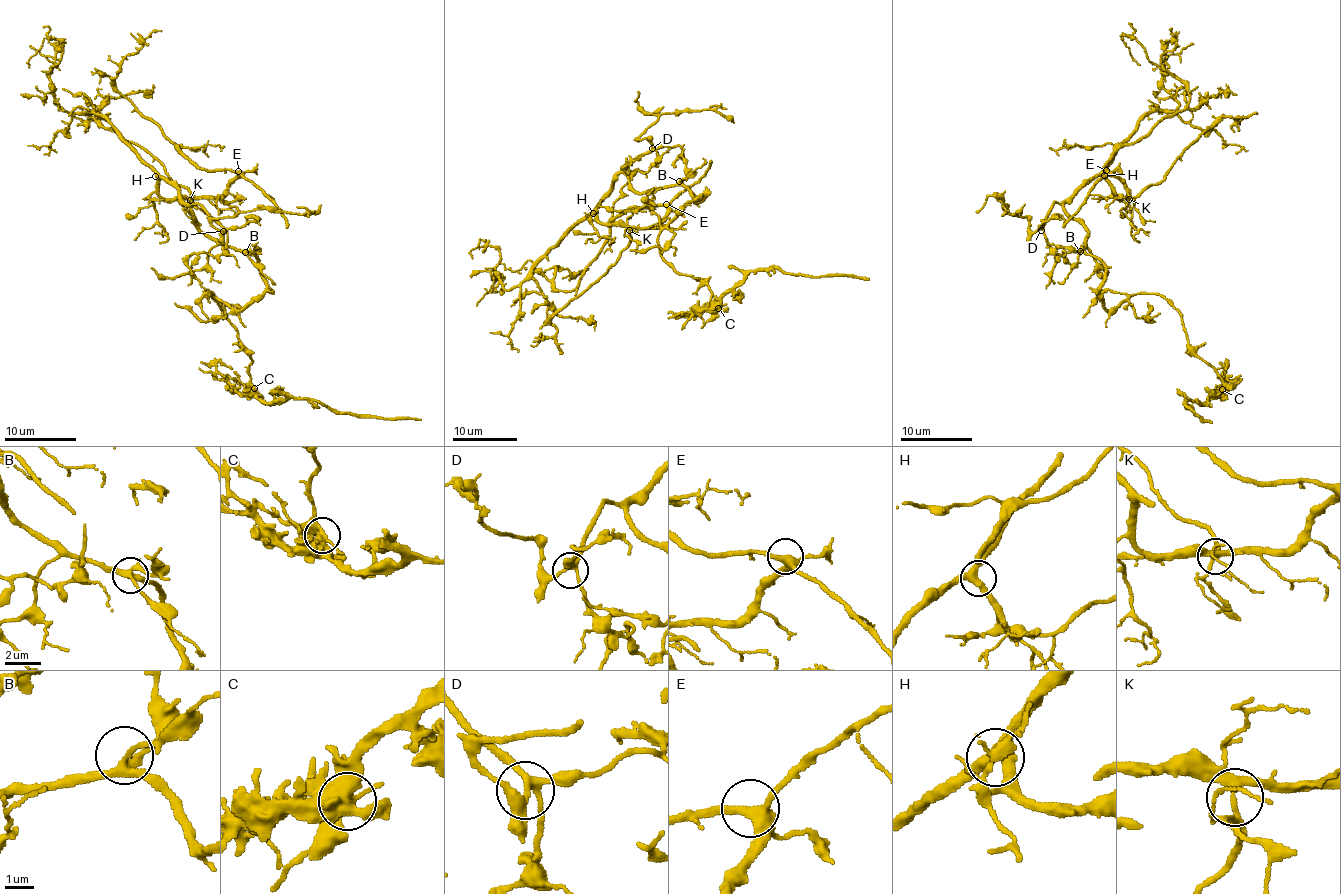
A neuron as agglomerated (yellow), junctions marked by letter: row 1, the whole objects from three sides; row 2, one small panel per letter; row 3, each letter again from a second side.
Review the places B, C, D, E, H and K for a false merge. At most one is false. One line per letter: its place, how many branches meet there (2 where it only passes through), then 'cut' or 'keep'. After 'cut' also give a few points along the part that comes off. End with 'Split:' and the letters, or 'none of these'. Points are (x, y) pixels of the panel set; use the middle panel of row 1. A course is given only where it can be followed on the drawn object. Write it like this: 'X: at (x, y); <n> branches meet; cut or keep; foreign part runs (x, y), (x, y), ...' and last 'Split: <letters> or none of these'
B: at (679, 181); 4 branches meet; keep
C: at (718, 308); 4 branches meet; cut; foreign part runs (719, 308), (720, 300), (752, 271), (778, 268), (795, 274), (868, 279)
D: at (652, 148); 4 branches meet; keep
E: at (666, 204); 4 branches meet; keep
H: at (593, 213); 3 branches meet; keep
K: at (629, 230); 4 branches meet; keep
Split: C

